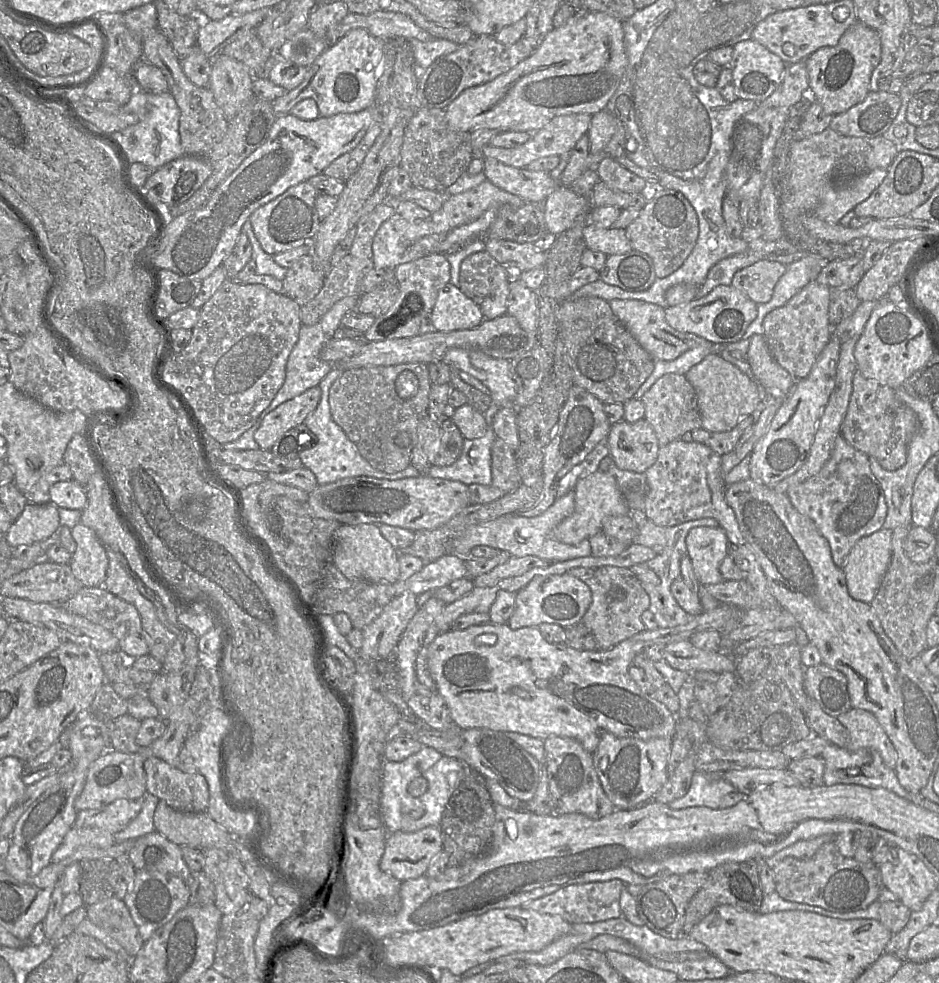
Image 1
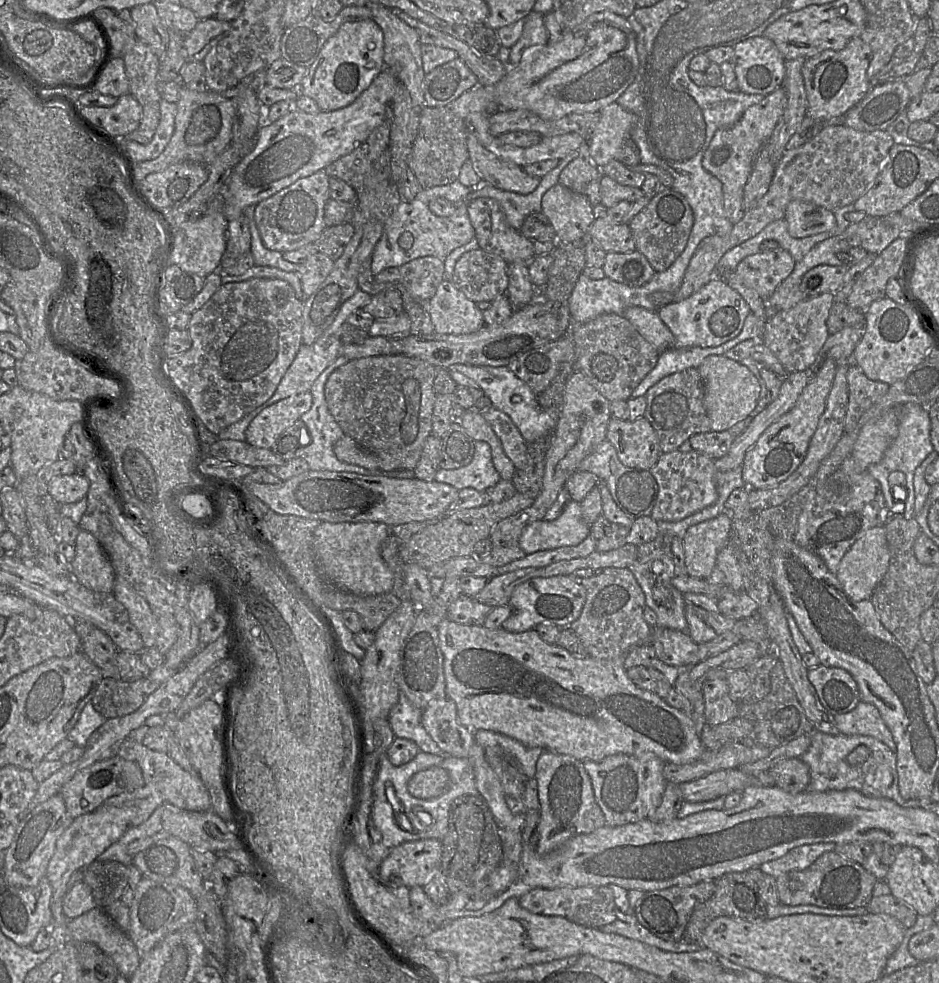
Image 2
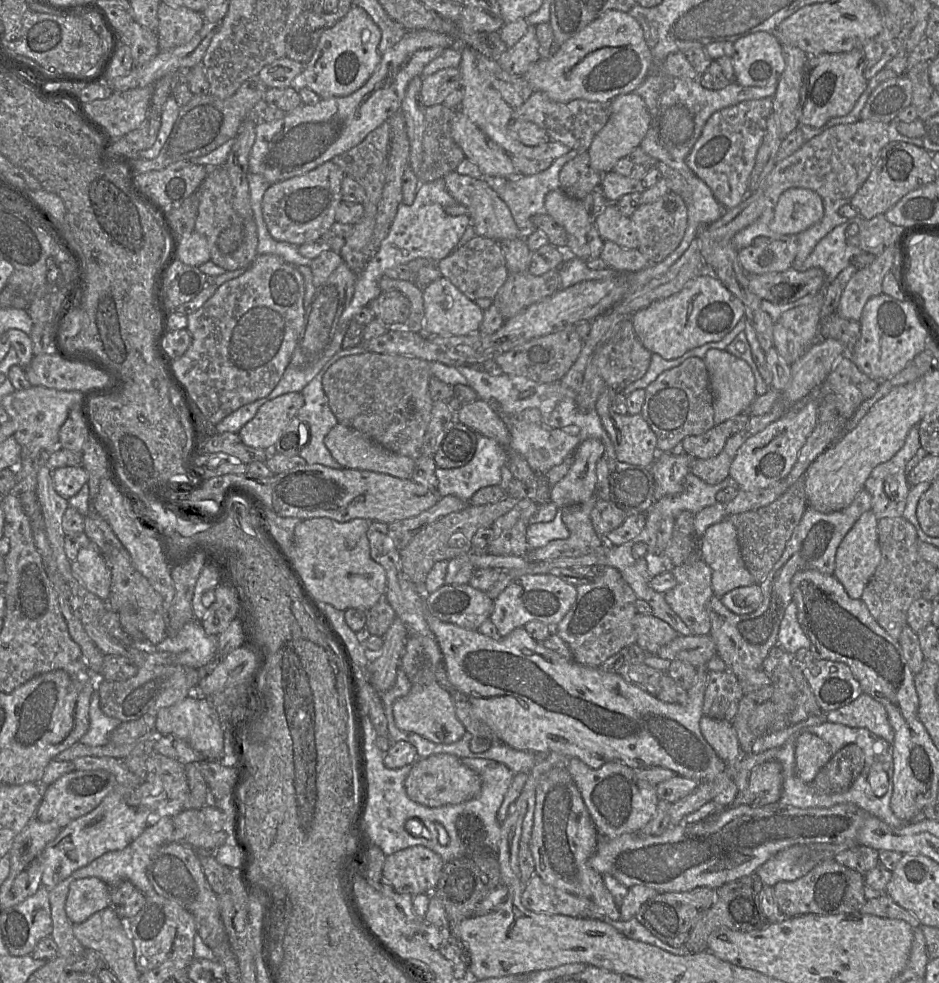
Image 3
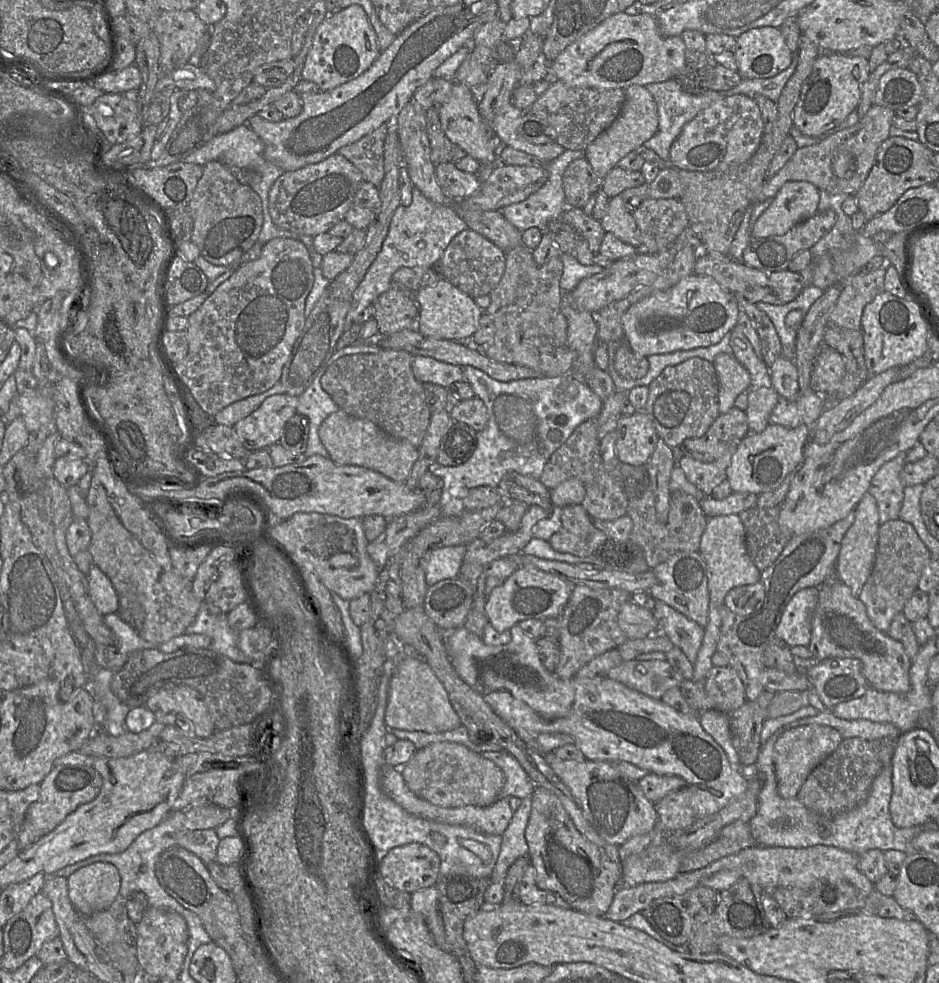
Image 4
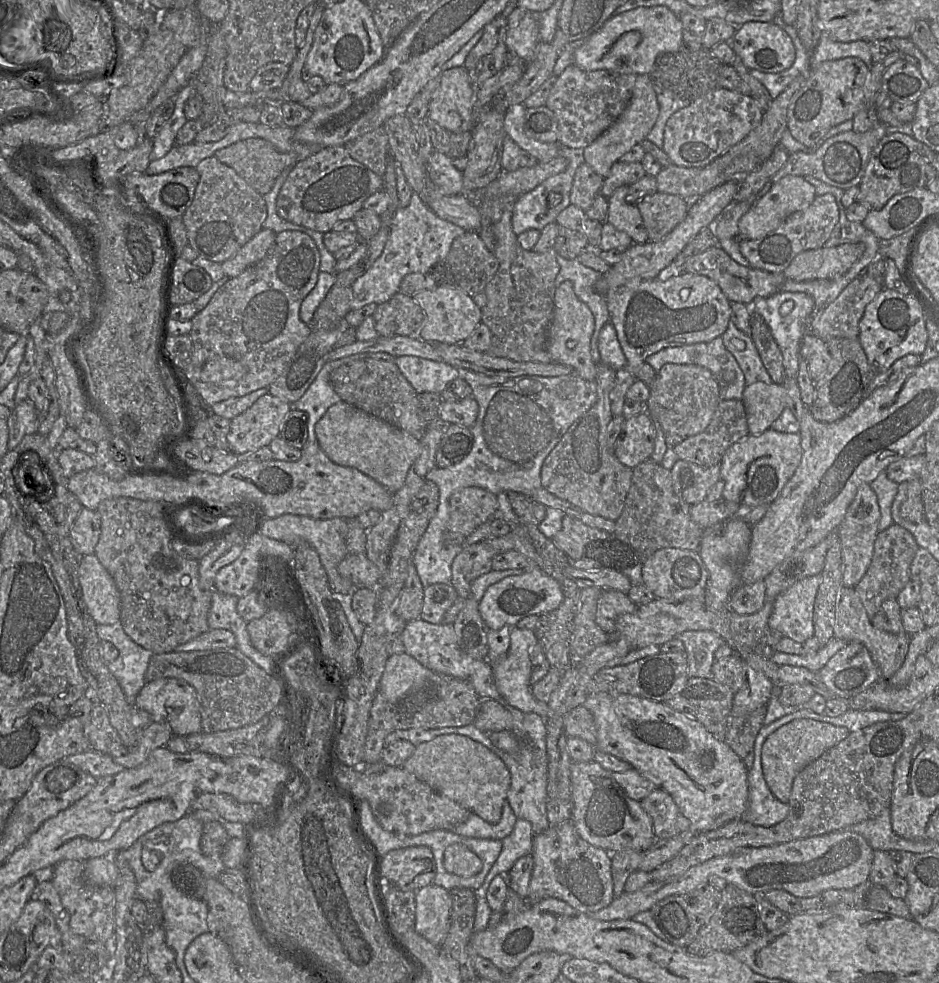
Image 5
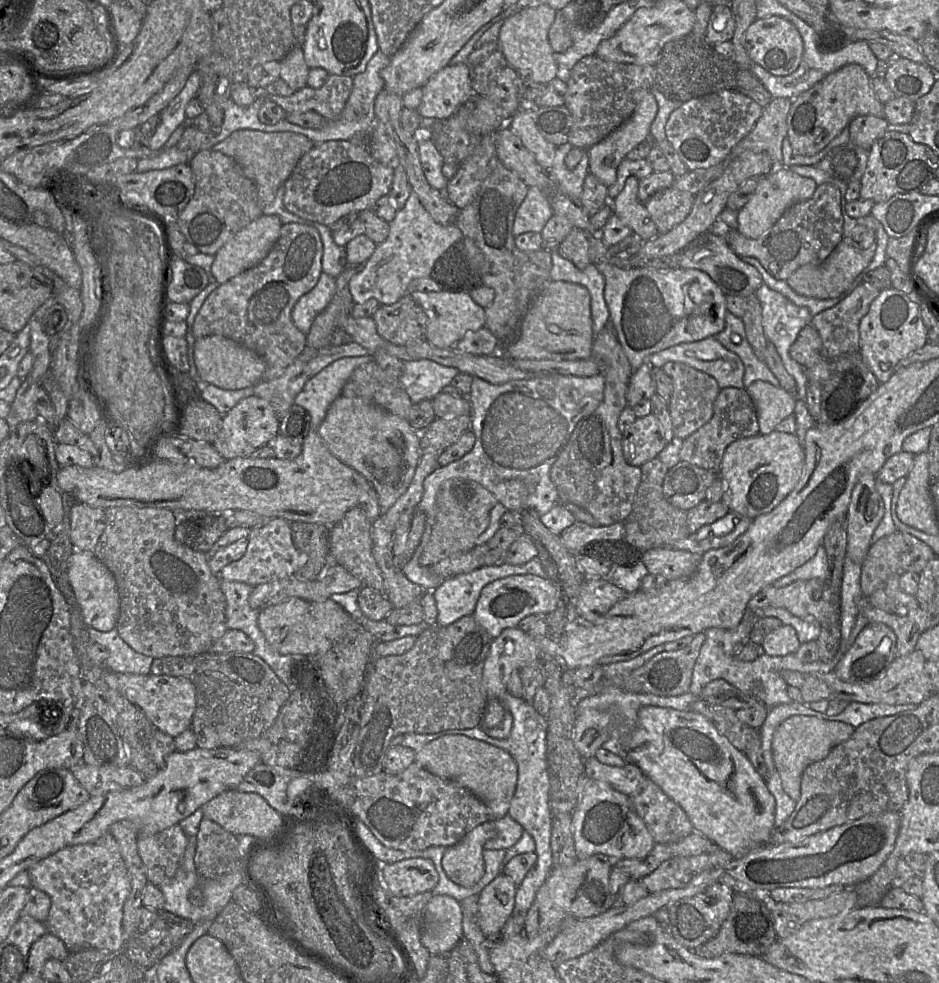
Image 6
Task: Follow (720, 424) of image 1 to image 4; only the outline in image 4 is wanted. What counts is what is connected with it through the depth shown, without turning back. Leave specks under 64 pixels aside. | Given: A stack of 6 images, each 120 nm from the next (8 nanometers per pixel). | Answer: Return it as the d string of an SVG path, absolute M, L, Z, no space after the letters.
M719 353L712 362L719 383L719 412L727 413L735 399L751 387L749 371L732 355Z

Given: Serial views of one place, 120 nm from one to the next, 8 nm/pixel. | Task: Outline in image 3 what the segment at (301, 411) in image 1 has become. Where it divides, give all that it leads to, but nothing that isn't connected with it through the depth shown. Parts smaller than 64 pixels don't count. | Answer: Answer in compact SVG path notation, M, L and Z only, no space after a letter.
M301 392L283 394L267 401L238 432L242 442L264 450L275 445L283 430L297 416L304 401Z

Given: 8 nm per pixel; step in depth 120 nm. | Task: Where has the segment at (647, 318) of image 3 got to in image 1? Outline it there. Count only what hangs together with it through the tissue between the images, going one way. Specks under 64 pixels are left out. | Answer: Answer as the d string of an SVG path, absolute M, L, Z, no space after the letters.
M719 285L706 296L664 309L666 322L676 331L692 333L714 344L735 343L757 316L757 304L731 285Z

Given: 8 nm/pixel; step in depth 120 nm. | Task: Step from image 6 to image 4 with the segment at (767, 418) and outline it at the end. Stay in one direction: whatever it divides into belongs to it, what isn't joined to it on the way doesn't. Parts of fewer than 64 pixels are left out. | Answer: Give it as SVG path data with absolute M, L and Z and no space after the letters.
M773 387L749 388L746 415L750 433L761 433L769 424L769 417L778 402Z

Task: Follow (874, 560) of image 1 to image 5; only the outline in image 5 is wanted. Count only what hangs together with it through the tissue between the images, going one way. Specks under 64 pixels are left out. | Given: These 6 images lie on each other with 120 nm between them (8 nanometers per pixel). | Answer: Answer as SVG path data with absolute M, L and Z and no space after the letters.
M862 484L837 528L842 551L843 586L854 588L867 572L873 557L880 520L881 512L877 494L870 484Z

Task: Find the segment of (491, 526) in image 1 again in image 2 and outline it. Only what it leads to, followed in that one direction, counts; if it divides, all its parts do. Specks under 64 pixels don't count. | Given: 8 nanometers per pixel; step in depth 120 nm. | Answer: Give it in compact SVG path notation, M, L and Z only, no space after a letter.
M570 500L561 515L553 521L539 520L527 525L519 546L526 555L564 546L577 546L591 533L582 516L580 502Z

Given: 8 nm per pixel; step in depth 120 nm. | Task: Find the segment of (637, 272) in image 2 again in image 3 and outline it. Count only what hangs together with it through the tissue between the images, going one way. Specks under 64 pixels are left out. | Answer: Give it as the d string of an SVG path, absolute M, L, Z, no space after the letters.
M604 241L600 258L619 274L633 274L650 265L638 249L626 249L611 241Z

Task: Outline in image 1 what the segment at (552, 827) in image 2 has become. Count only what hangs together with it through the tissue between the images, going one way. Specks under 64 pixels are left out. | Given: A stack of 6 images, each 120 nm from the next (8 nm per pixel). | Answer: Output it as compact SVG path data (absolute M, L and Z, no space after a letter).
M551 735L544 740L545 764L547 767L549 791L554 799L554 813L580 813L591 819L600 819L610 815L616 808L605 794L593 766L593 753L584 749L575 739Z

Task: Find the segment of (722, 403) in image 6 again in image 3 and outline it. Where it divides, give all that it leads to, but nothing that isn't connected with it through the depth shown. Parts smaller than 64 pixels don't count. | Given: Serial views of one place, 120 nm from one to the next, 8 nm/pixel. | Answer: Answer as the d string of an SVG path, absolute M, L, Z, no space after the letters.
M740 413L697 436L686 437L681 443L684 451L698 459L716 457L724 448L727 439L744 429L749 421L747 413Z

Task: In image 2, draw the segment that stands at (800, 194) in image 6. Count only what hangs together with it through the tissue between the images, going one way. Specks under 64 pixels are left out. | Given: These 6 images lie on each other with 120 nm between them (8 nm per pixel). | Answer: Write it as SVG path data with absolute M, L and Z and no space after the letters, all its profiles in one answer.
M793 200L787 205L784 220L790 236L794 238L829 232L836 226L832 211L802 200Z

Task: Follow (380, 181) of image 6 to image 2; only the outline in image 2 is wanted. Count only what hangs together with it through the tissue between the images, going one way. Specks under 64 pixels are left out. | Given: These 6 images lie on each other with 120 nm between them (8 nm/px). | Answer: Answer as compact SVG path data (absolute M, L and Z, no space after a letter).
M324 169L319 170L256 204L254 219L266 248L285 252L315 243L326 228L324 209L330 199L329 178Z

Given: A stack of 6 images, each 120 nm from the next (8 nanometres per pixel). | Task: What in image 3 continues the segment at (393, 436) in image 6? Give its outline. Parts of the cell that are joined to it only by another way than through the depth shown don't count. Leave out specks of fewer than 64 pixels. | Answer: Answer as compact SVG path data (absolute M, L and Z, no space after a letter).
M340 423L335 425L325 436L324 444L332 457L343 467L388 474L400 479L411 479L416 461L408 456L391 452L358 430L349 428Z

